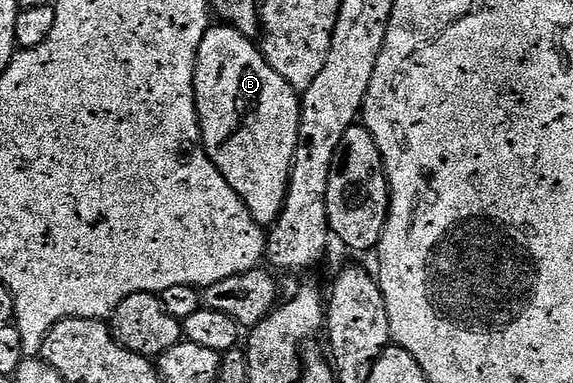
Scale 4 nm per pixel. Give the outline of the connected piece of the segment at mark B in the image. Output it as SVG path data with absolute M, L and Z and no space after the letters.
M226 23L220 24L218 27L220 29L208 28L207 33L201 39L201 47L197 51L197 63L195 64L195 106L199 116L199 130L203 136L203 146L207 152L207 157L213 159L217 171L221 171L221 175L225 175L229 187L233 187L233 191L237 191L237 195L245 203L245 207L249 207L249 215L253 215L253 219L259 225L270 227L281 215L283 204L287 198L287 184L291 178L291 165L295 161L295 152L299 142L301 97L288 81L281 79L281 75L277 75L277 71L273 71L273 67L269 67L269 63L263 58L260 46L252 38L246 37L244 33L231 28Z

